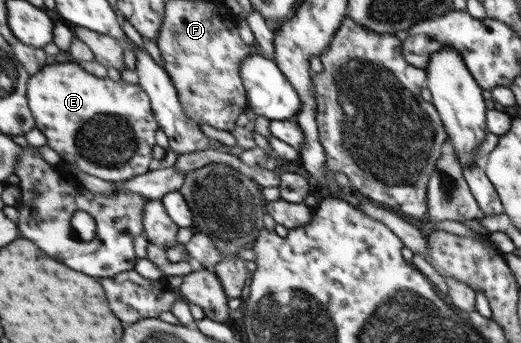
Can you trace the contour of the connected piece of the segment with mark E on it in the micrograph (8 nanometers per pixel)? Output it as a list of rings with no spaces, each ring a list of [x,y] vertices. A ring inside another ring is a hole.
[[[76,61],[56,62],[56,65],[48,65],[44,71],[32,75],[32,87],[27,87],[27,102],[32,103],[35,127],[47,137],[47,144],[80,172],[114,183],[123,183],[148,172],[152,147],[156,145],[154,135],[161,127],[151,107],[151,98],[140,85],[122,78],[114,81],[109,77],[96,77]]]

